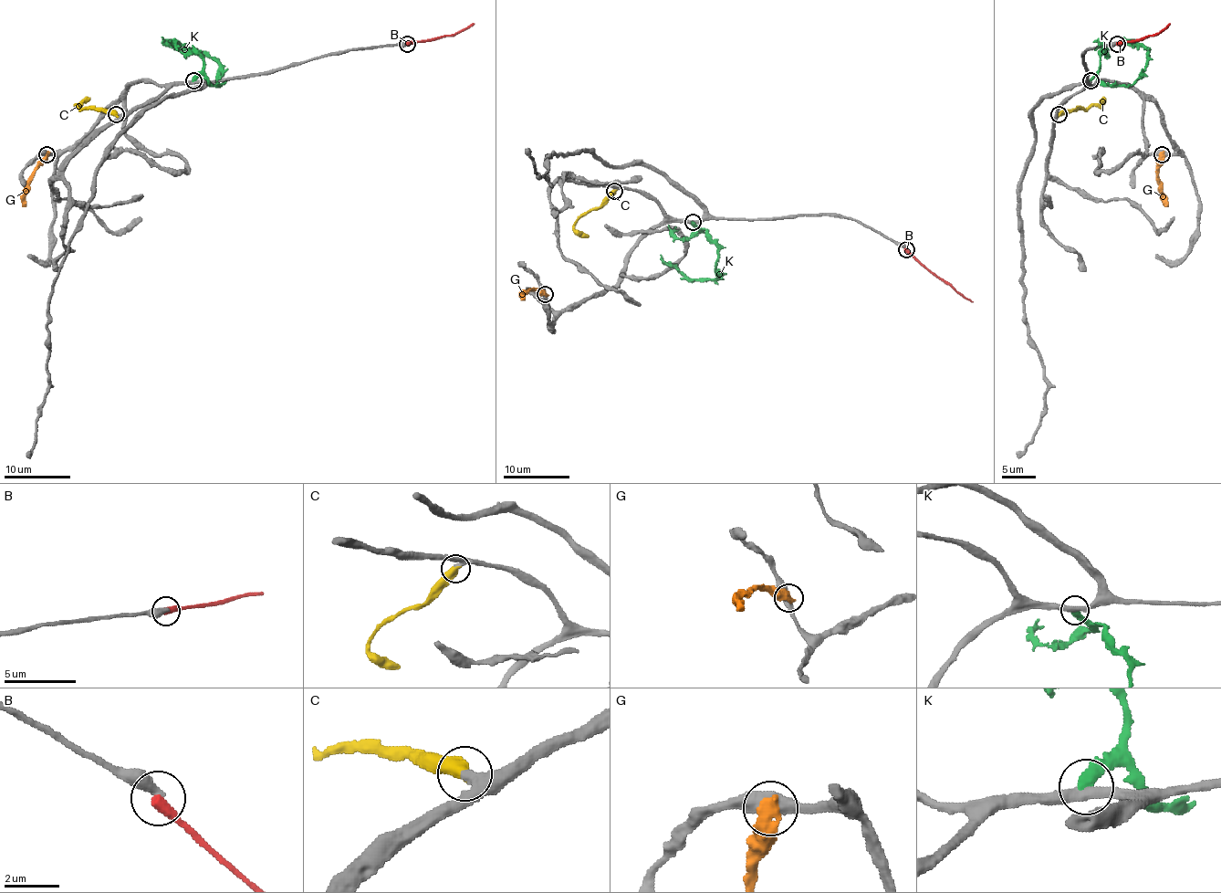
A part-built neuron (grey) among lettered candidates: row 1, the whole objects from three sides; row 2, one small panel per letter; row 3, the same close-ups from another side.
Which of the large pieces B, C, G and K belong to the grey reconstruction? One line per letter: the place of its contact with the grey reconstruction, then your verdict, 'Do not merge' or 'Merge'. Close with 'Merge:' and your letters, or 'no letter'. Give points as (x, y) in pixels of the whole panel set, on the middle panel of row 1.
B: Touches grey at (906, 249). Do not merge
C: Touches grey at (614, 191). Merge
G: Touches grey at (545, 294). Do not merge
K: Touches grey at (693, 222). Do not merge
Merge: C

